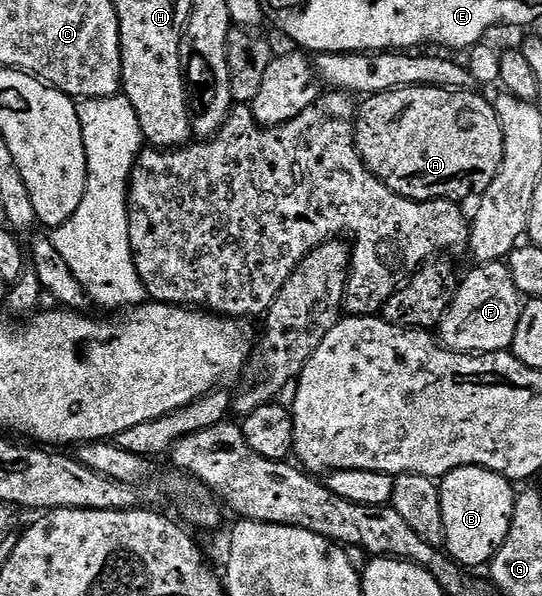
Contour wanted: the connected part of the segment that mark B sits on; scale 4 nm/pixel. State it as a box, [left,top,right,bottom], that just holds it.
[441,466,515,567]

